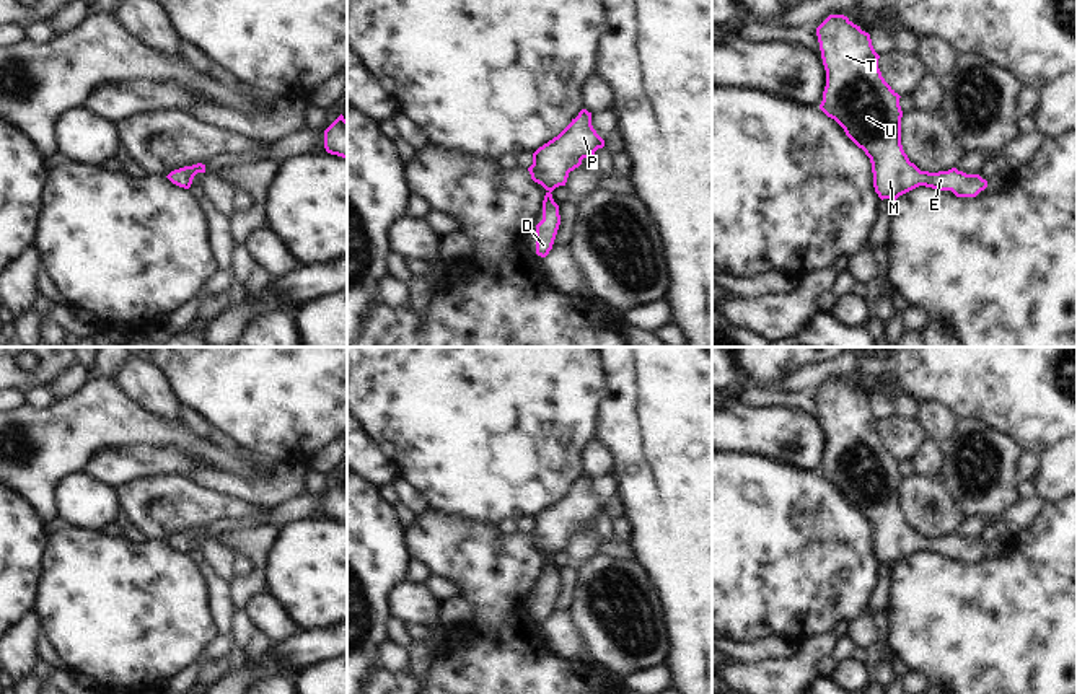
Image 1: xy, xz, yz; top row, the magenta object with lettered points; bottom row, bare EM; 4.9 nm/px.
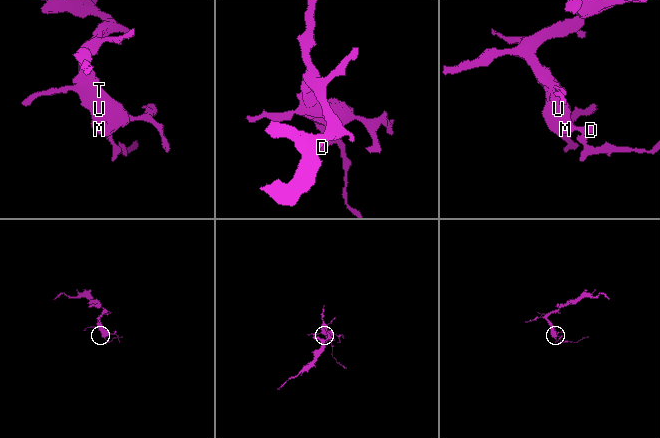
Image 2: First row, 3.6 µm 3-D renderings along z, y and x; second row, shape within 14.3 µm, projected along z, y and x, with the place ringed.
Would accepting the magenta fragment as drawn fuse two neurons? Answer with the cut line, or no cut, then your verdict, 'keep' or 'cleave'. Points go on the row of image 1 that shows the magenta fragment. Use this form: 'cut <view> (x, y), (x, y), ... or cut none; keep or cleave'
cut none; keep

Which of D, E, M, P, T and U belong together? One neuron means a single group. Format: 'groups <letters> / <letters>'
groups D E M P T U

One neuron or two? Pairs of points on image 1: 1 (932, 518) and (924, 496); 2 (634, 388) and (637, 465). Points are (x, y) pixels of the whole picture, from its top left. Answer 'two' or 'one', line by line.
1: one
2: one

